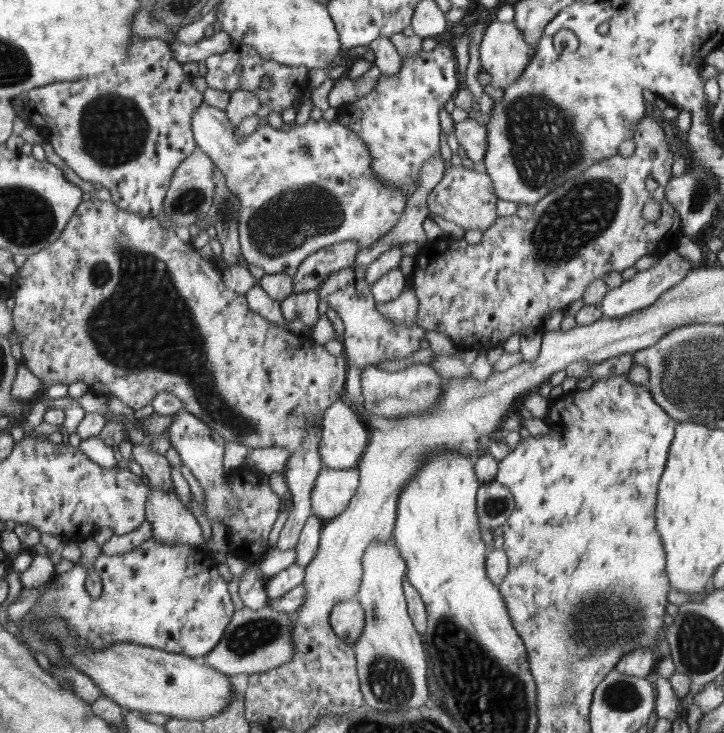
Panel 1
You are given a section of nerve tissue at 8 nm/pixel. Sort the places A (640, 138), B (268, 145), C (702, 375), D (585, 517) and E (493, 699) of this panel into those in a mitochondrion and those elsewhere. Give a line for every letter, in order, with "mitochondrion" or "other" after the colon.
A: other
B: other
C: mitochondrion
D: other
E: mitochondrion

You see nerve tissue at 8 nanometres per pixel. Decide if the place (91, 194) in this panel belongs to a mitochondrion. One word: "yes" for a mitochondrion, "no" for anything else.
no

